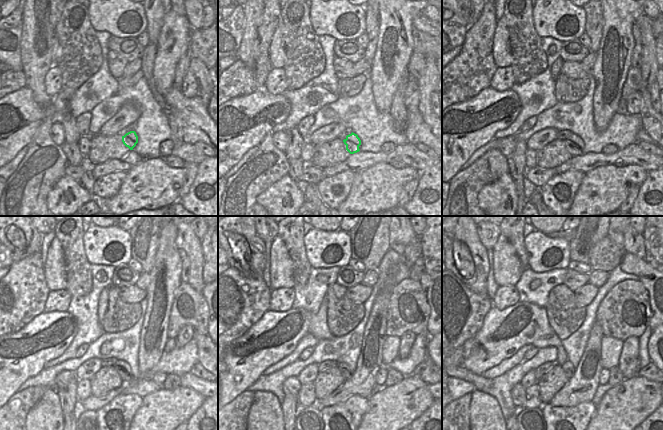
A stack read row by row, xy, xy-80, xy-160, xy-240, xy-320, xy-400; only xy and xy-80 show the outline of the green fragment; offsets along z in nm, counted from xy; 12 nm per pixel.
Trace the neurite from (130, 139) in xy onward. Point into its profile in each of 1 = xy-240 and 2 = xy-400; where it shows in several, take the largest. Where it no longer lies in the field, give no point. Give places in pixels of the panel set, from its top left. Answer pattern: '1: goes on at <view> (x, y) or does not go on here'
1: goes on at xy-240 (123, 368)
2: goes on at xy-400 (567, 367)

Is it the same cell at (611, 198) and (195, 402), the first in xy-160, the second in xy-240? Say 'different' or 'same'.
same

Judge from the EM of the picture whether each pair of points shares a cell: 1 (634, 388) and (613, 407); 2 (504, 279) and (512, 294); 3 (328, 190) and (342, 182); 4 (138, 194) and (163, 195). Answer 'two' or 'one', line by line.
1: one
2: two
3: one
4: one

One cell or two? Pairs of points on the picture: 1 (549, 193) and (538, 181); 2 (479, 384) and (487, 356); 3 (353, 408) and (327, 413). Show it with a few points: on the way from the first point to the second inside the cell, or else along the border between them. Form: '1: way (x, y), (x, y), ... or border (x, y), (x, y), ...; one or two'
1: border (555, 173), (539, 187); two
2: border (460, 365), (481, 375); two
3: way (347, 410), (333, 412); one

